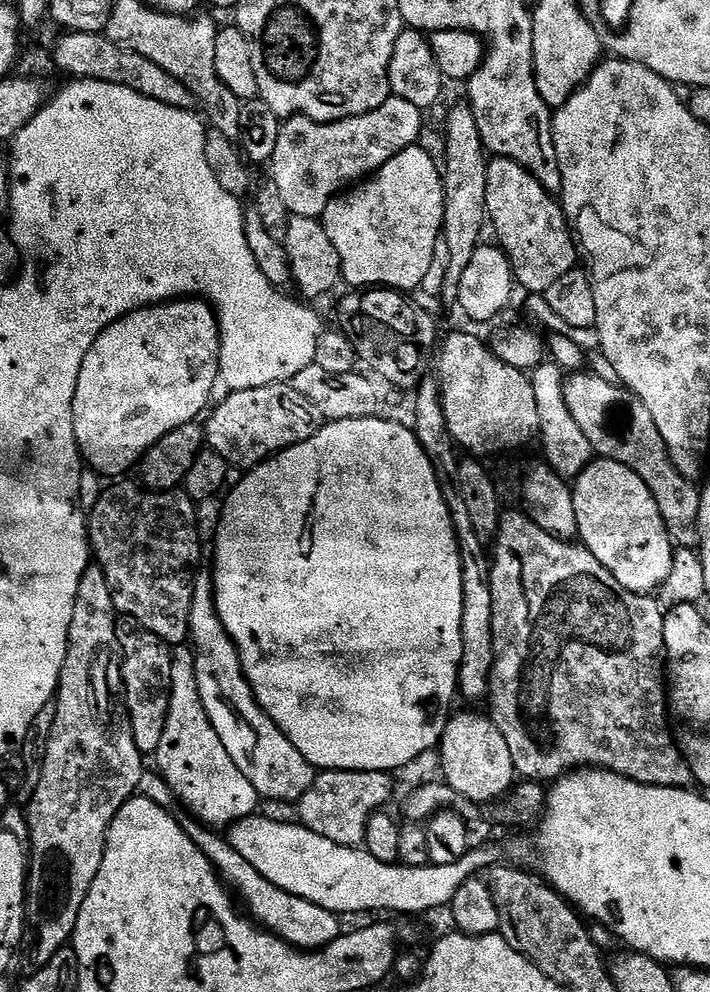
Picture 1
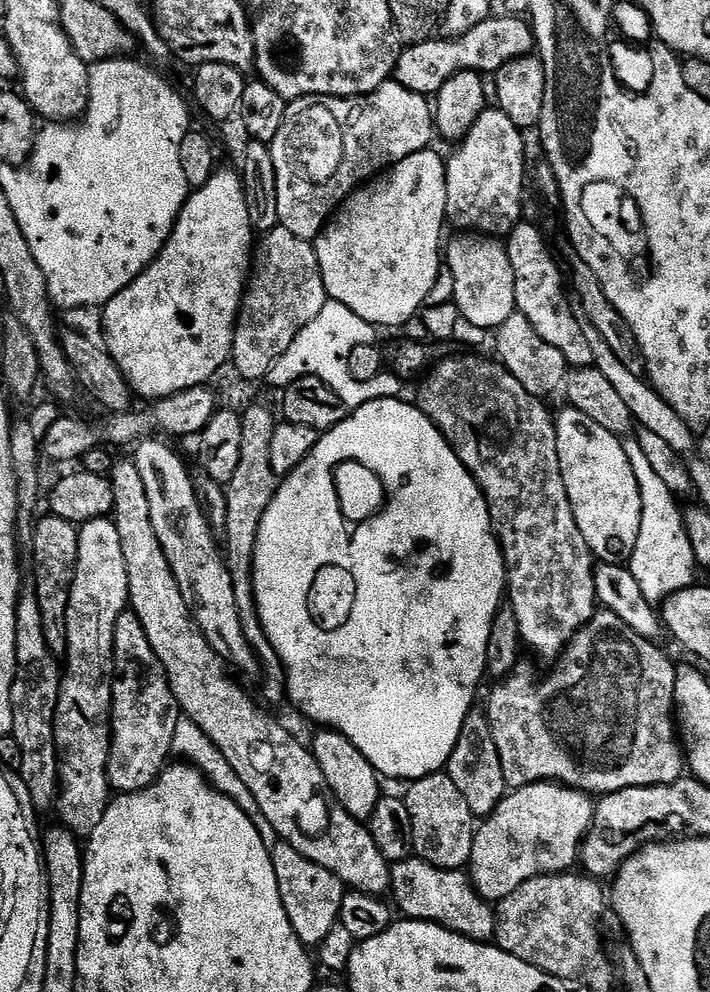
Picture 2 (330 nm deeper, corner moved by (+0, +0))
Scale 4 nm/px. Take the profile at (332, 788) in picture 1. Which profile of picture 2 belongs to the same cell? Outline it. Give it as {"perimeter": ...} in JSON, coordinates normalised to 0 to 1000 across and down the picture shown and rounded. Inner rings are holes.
{"perimeter":[[[393,849],[380,858],[386,869],[386,881],[392,881],[397,913],[403,913],[403,921],[408,925],[408,933],[414,933],[414,942],[420,942],[420,946],[431,954],[448,954],[479,926],[479,914],[487,892],[475,883],[465,881],[465,877],[420,861],[414,853]]]}

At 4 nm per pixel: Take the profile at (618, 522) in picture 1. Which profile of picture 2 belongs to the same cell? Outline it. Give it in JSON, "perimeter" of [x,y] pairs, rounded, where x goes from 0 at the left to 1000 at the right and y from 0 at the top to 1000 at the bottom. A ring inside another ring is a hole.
{"perimeter":[[[794,409],[789,416],[785,414],[780,422],[786,466],[808,514],[808,526],[814,526],[814,534],[820,534],[820,542],[825,542],[841,566],[877,570],[887,565],[899,543],[904,505],[875,441],[804,409]]]}

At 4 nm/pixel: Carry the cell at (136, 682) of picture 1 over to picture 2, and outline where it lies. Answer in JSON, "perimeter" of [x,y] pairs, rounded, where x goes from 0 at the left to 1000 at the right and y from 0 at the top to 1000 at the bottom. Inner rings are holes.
{"perimeter":[[[177,615],[166,623],[161,631],[161,680],[158,683],[158,751],[152,765],[152,792],[159,799],[199,798],[224,784],[238,769],[237,762],[244,761],[246,733],[256,723],[245,700],[237,691],[237,680],[231,677],[228,667],[223,667],[223,659],[217,659],[217,651],[211,651],[211,643],[206,643],[206,635],[200,635],[200,627],[194,627],[192,618]]]}

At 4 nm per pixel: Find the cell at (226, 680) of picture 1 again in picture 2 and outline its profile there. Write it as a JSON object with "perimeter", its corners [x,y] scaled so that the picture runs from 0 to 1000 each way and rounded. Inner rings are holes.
{"perimeter":[[[210,442],[196,445],[189,452],[194,478],[200,478],[206,502],[211,506],[211,526],[217,526],[217,538],[223,538],[223,546],[228,546],[234,567],[239,567],[239,575],[251,587],[251,595],[256,595],[256,603],[262,603],[262,611],[290,647],[317,666],[328,670],[349,669],[358,665],[358,658],[335,623],[330,587],[315,569],[306,541],[282,513],[272,479],[265,478],[246,454],[230,446],[237,447],[225,442]]]}

